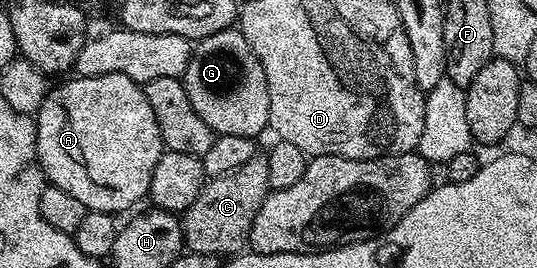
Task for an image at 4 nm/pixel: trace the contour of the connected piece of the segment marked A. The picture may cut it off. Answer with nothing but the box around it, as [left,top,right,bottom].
[34,74,165,214]

